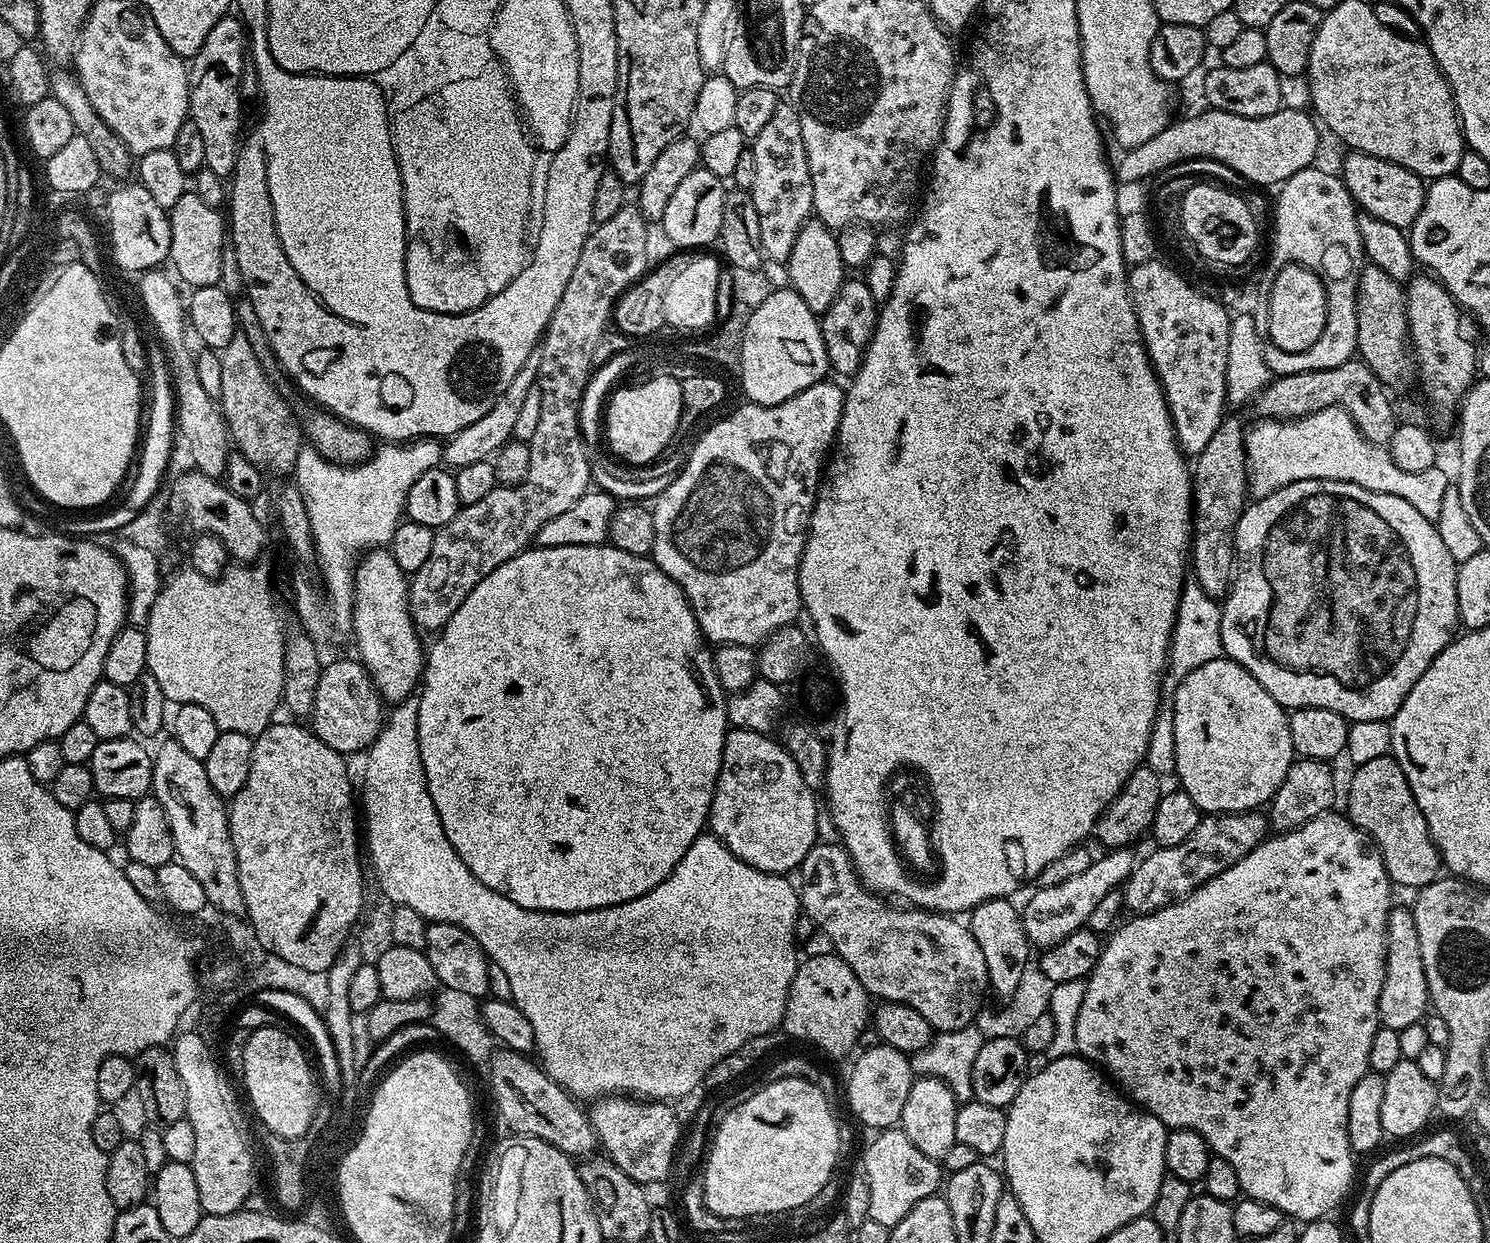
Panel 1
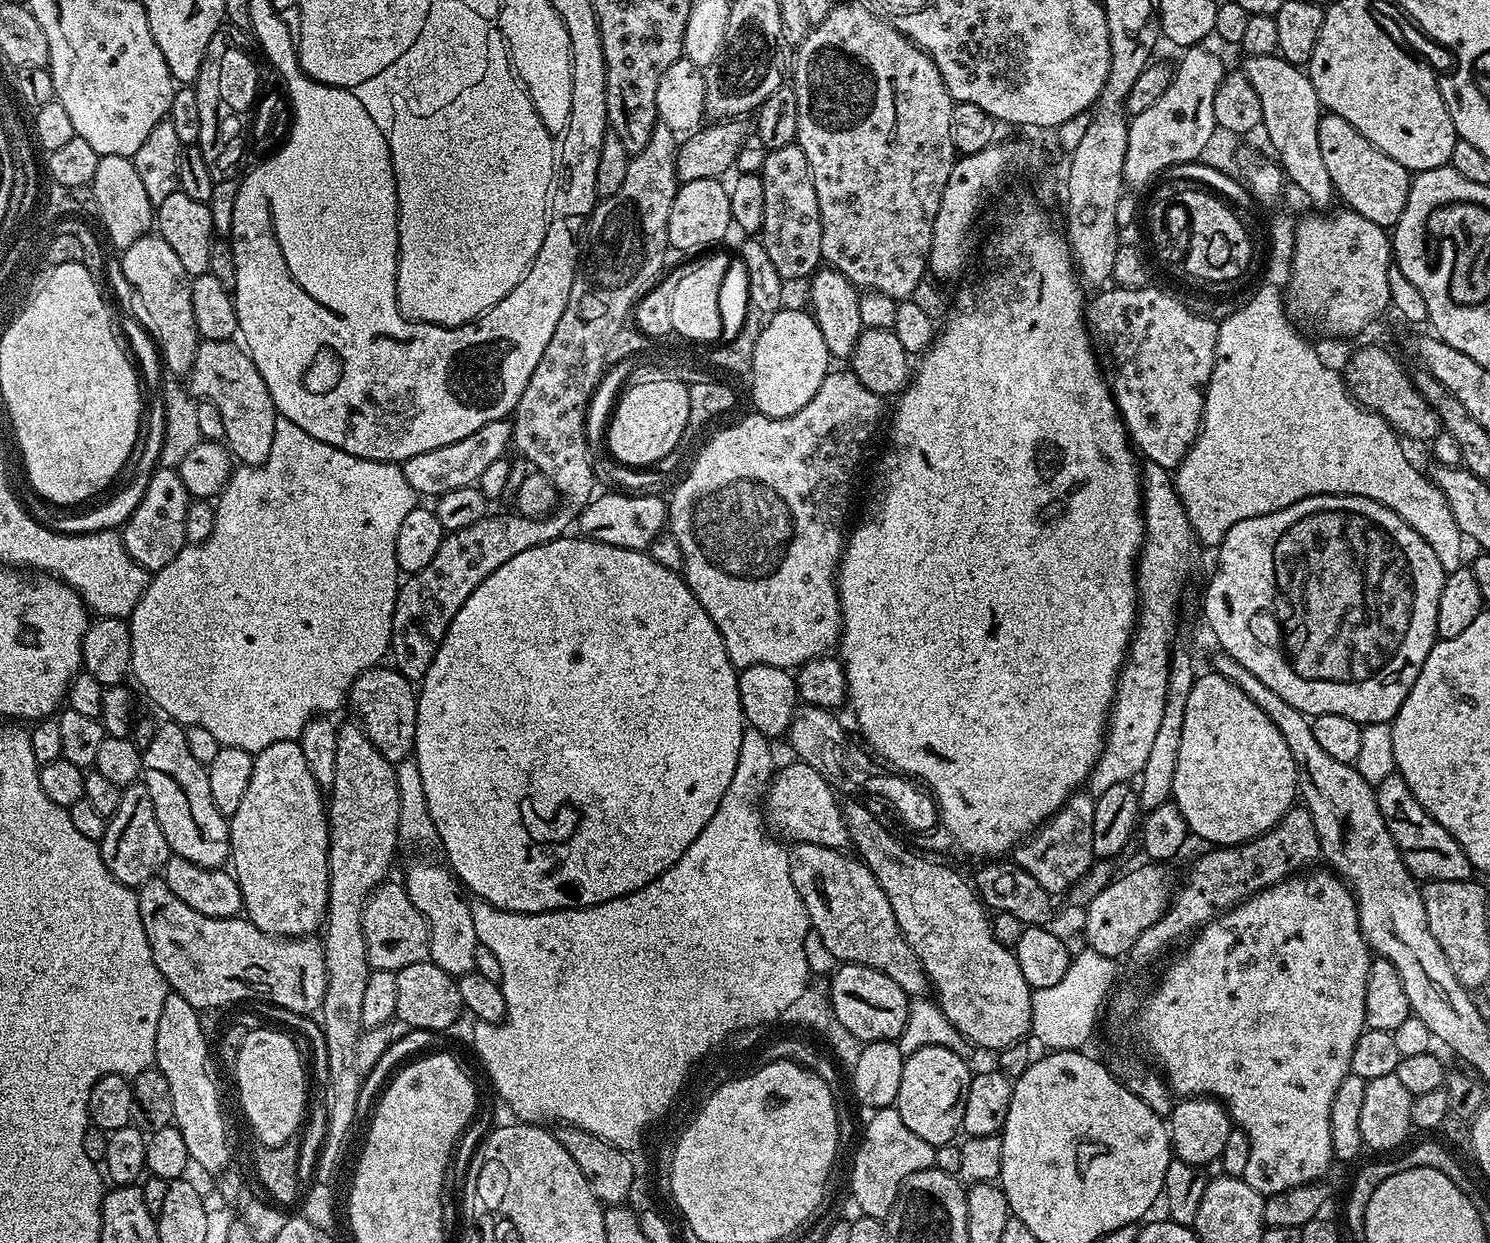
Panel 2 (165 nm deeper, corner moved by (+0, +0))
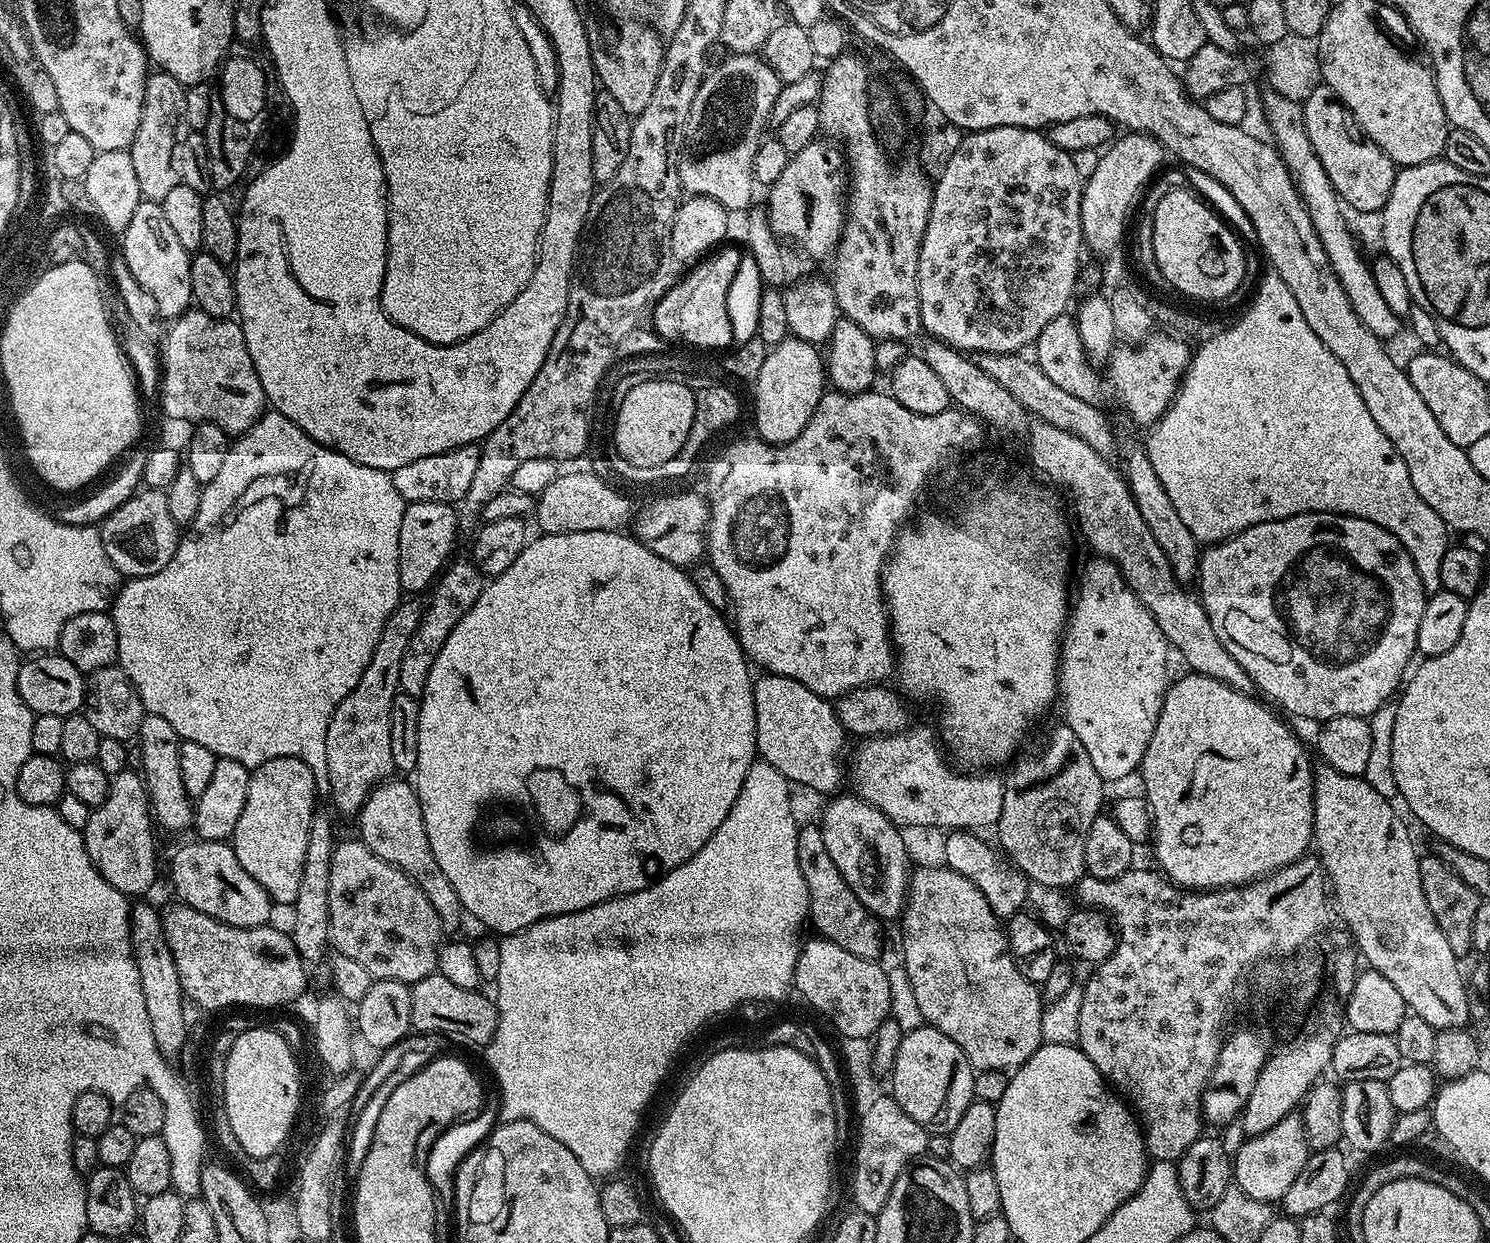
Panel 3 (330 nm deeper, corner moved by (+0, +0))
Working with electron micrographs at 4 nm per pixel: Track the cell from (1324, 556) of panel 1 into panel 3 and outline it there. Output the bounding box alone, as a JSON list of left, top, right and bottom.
[1198,512,1426,722]

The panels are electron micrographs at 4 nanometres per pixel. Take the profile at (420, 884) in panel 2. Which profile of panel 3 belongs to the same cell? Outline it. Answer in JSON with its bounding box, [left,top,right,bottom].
[358,778,462,929]

